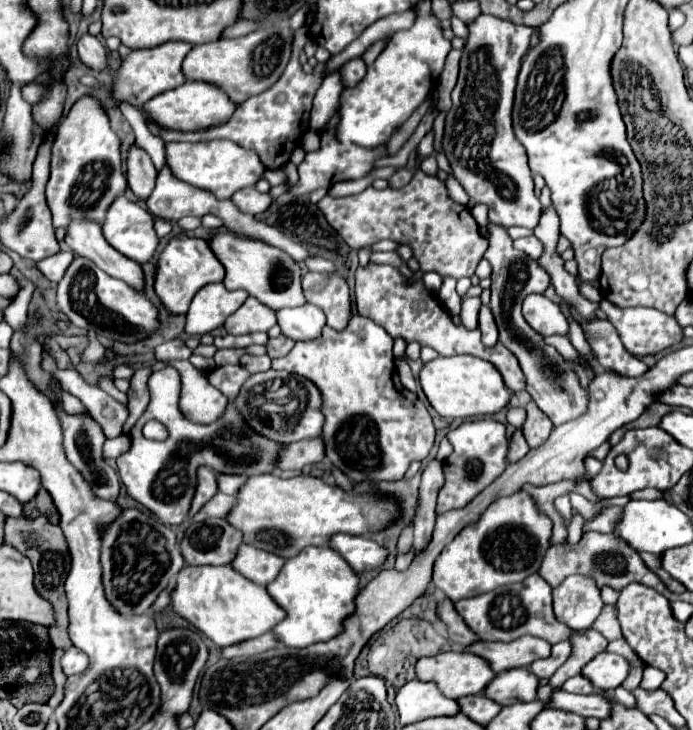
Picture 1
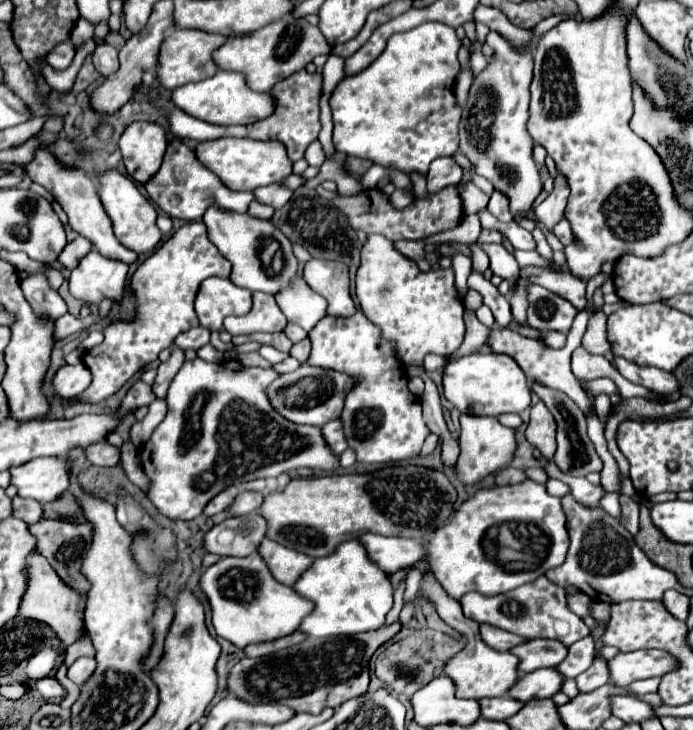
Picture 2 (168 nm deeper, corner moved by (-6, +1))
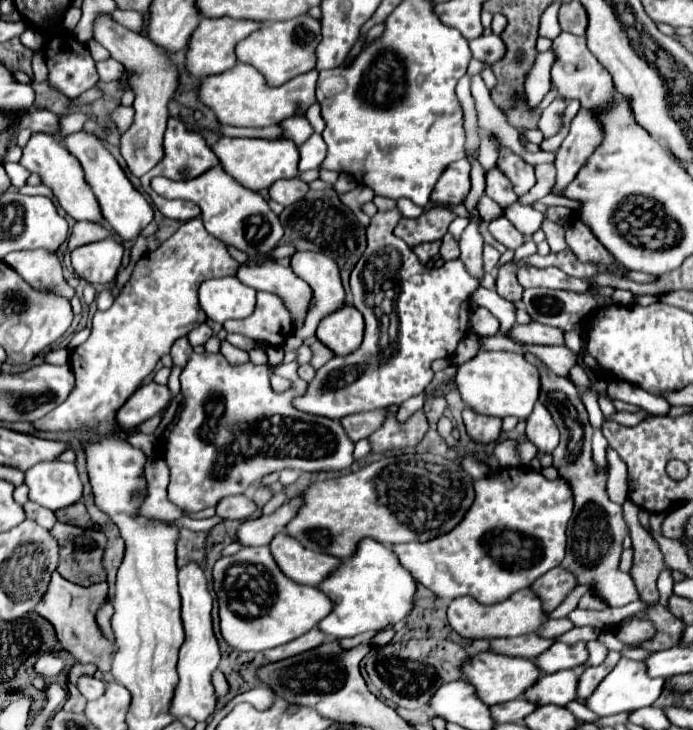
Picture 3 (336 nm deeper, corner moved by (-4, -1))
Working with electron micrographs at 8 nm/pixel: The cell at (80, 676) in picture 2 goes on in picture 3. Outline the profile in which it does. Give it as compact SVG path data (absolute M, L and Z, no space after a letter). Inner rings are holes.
M80 675L76 687L88 701L98 699L104 693L104 683L98 677L90 677L90 675Z

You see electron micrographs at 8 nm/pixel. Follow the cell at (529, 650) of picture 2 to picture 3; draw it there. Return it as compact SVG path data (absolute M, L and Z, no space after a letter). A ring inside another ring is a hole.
M554 643L552 647L548 647L546 653L538 655L538 659L534 659L534 665L544 673L556 673L562 669L576 669L580 667L588 657L586 645L584 643L576 643L576 645L566 645L566 643Z

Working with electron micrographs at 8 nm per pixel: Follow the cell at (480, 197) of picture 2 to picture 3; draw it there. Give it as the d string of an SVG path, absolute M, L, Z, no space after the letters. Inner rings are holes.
M482 195L482 199L478 201L478 215L482 217L482 219L486 219L486 221L492 221L492 219L496 219L498 215L500 215L500 207L488 197L488 195Z

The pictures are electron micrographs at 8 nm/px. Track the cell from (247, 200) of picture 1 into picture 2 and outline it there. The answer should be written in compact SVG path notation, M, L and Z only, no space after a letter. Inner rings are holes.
M272 183L256 189L254 197L266 205L272 205L274 209L282 209L284 203L288 203L288 199L292 197L292 191L284 183Z

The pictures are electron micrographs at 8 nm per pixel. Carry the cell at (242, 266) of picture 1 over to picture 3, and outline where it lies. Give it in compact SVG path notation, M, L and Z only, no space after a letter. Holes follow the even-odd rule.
M222 167L210 169L206 175L200 175L196 179L188 181L172 181L166 177L152 179L150 183L158 195L166 199L182 197L194 201L202 209L202 223L210 235L218 237L230 247L236 247L238 251L244 251L248 255L246 263L252 261L274 261L272 251L278 247L278 241L284 235L284 229L278 221L278 217L270 211L268 203L262 199L260 193L250 191L236 183L228 173L222 171Z

